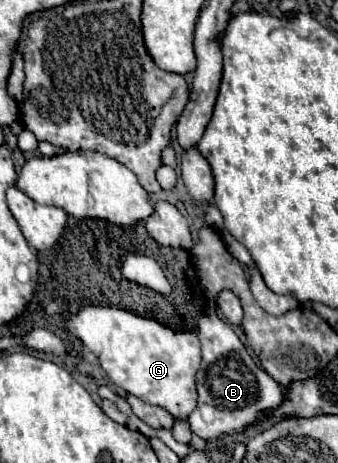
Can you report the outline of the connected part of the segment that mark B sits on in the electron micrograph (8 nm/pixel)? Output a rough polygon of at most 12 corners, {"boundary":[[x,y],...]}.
{"boundary":[[214,303],[198,317],[202,439],[240,433],[282,403]]}

